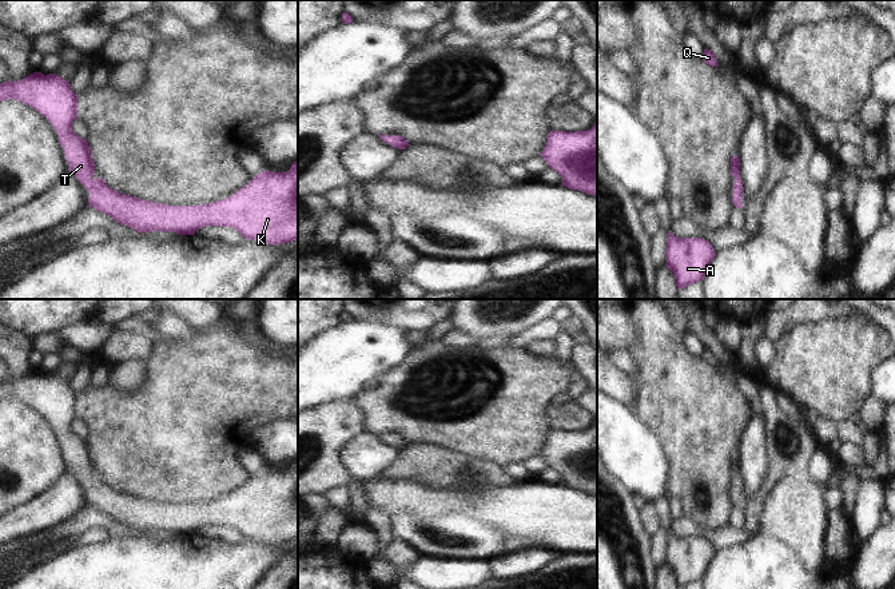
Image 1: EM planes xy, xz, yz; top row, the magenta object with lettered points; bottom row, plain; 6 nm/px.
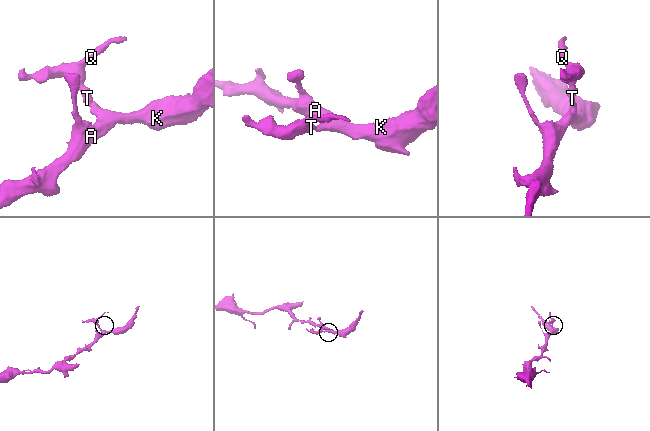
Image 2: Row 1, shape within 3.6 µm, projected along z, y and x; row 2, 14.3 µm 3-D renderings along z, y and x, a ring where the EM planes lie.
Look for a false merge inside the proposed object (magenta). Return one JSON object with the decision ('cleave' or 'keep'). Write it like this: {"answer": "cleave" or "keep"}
{"answer": "keep"}

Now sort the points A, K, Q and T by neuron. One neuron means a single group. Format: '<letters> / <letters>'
A K Q T

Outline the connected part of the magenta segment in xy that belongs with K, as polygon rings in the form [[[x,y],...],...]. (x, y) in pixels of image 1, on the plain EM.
[[[33,371],[17,381],[0,383],[0,401],[19,399],[37,411],[55,427],[64,455],[69,463],[69,471],[90,492],[88,505],[103,510],[115,521],[128,525],[138,532],[164,530],[182,534],[194,534],[196,529],[206,525],[232,526],[244,538],[258,540],[266,544],[282,544],[298,540],[298,461],[293,462],[287,471],[271,471],[268,469],[258,473],[250,482],[238,489],[232,496],[202,505],[167,505],[124,494],[110,487],[100,477],[92,477],[95,462],[87,438],[80,438],[72,430],[72,422],[77,417],[77,394],[71,389],[69,381],[55,373],[44,374]]]

